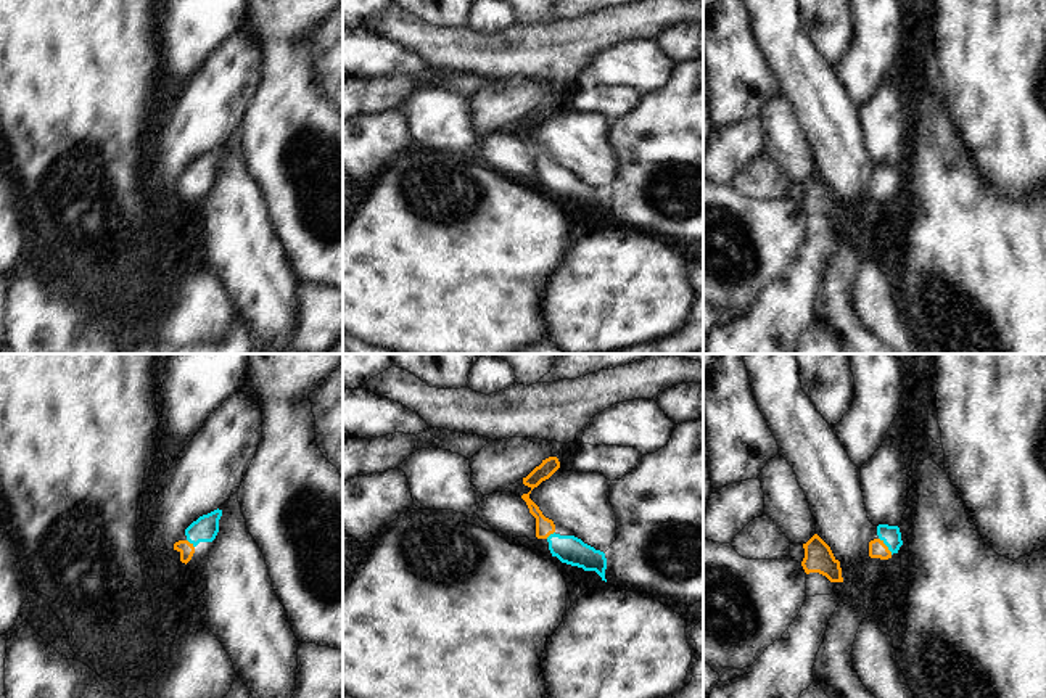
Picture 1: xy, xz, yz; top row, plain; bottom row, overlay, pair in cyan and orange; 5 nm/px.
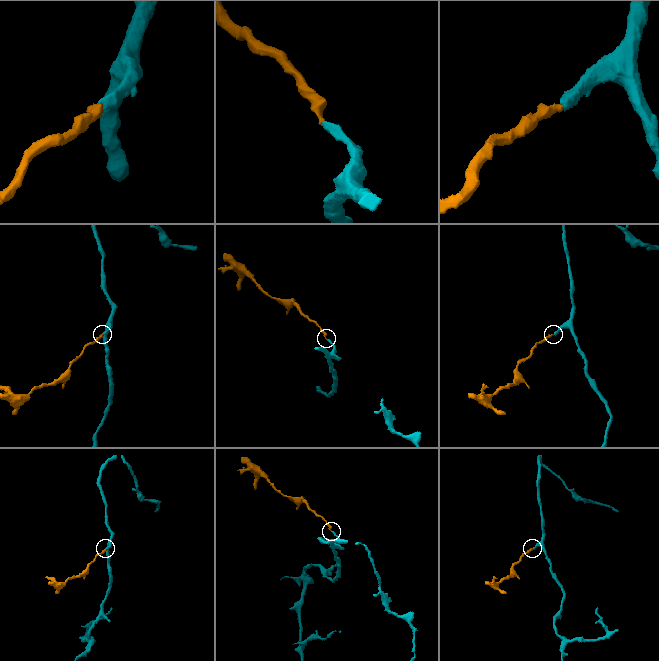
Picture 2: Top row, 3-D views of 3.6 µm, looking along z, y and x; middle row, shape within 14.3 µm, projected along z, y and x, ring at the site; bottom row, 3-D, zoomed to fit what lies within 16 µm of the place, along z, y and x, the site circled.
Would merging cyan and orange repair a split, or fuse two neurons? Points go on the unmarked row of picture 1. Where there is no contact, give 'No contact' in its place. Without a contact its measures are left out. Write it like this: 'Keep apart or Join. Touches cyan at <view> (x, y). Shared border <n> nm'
Join. Touches cyan at yz (885, 184). Shared border 110 nm

